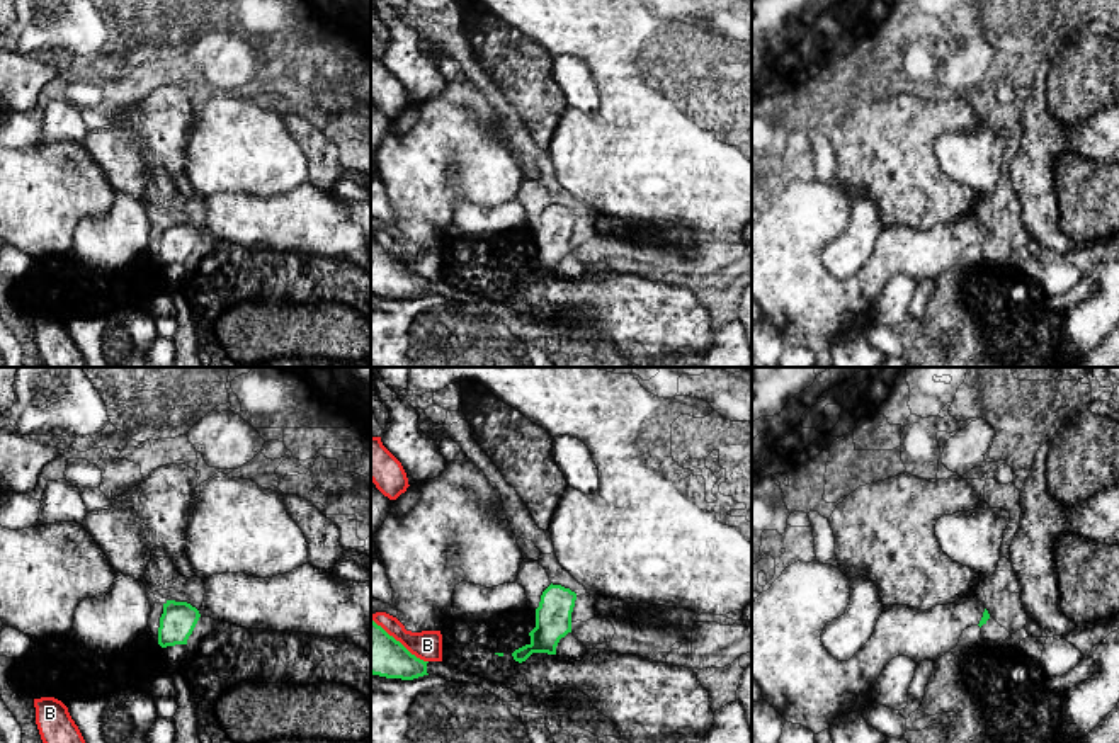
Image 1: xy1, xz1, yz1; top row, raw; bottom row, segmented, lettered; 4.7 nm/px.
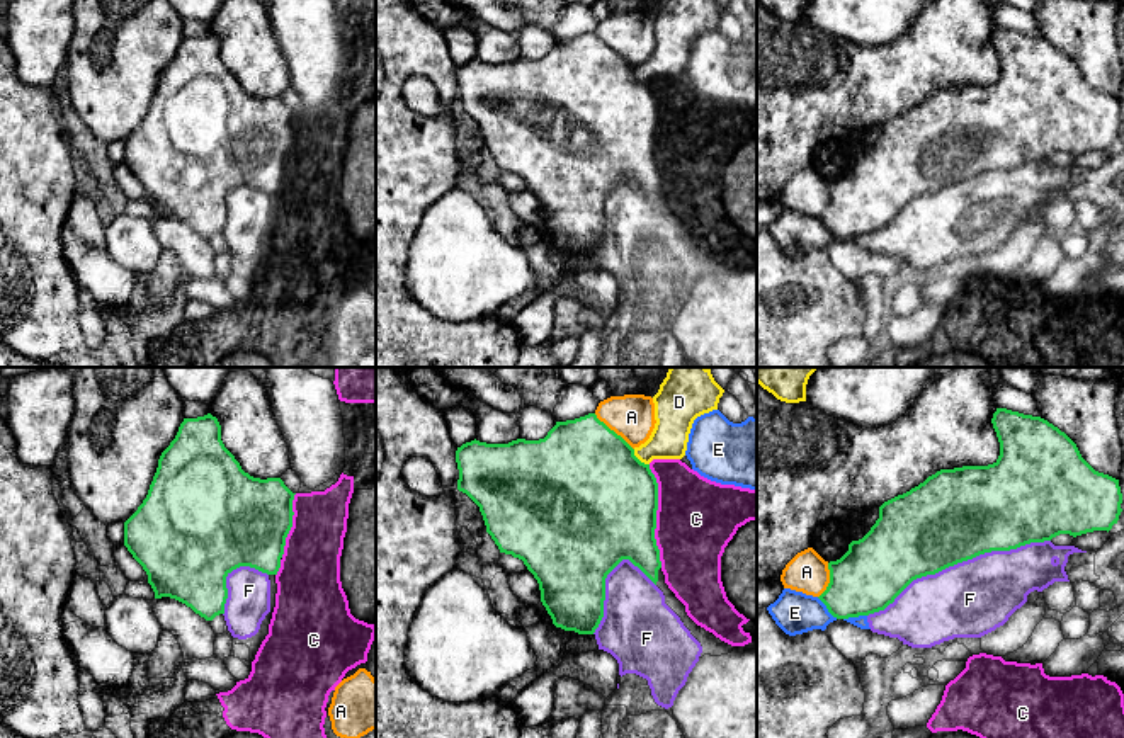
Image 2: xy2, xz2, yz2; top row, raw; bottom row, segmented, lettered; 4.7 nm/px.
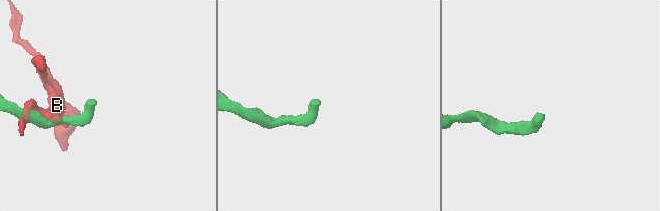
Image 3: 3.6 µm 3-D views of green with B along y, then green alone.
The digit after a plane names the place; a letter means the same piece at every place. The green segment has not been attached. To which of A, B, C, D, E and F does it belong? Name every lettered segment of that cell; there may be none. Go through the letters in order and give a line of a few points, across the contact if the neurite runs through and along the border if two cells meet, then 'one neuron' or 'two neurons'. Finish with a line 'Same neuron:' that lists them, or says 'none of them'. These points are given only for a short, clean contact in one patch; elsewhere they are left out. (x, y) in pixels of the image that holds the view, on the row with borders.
A: line xz2 (594, 414), (633, 449); two neurons
B: two neurons
C: two neurons
D: line xz2 (633, 449), (648, 465); two neurons
E: line yz2 (817, 597), (837, 618); two neurons
F: two neurons
Same neuron: none of them

